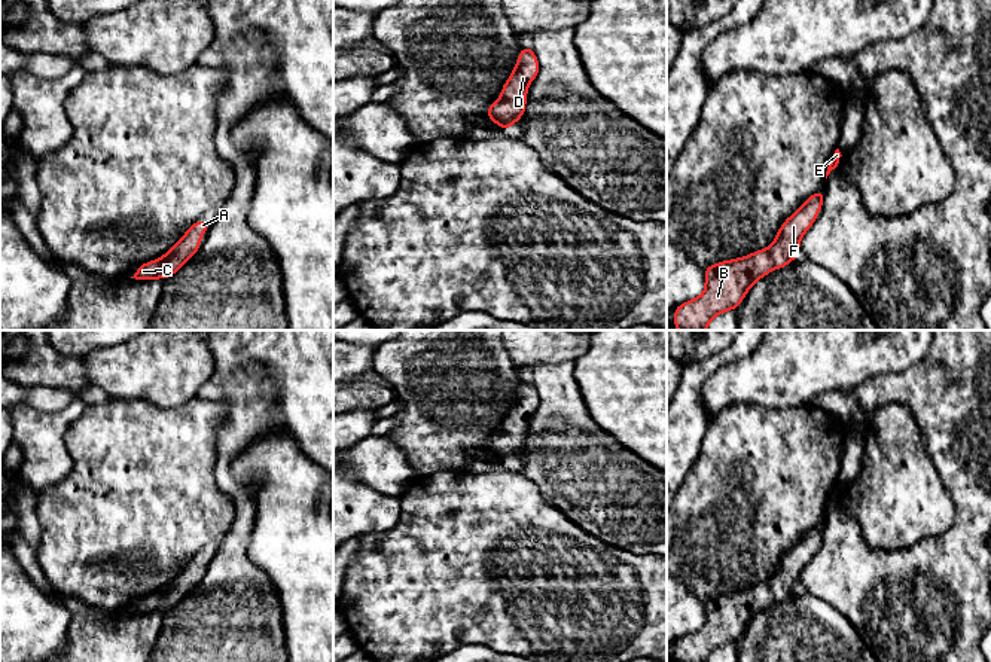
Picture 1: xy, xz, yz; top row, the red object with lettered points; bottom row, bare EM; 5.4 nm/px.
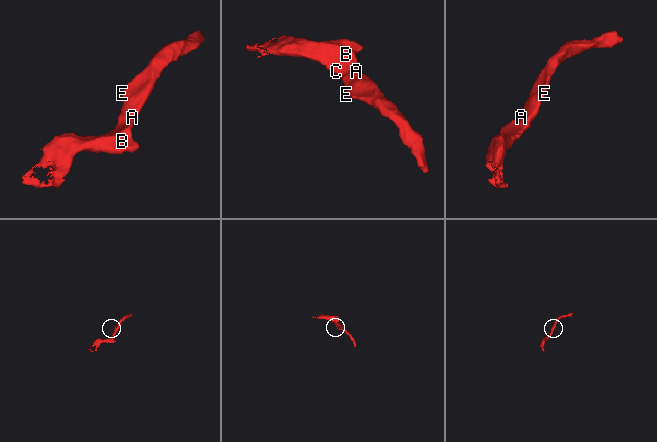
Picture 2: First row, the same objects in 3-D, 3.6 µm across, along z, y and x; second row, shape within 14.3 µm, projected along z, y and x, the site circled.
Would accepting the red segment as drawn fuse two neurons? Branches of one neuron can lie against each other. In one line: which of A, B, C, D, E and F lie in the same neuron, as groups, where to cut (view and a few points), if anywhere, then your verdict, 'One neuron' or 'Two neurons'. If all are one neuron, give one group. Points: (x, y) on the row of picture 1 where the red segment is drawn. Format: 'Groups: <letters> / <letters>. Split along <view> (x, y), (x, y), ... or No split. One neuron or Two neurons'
Groups: A B C D E F. No split. One neuron

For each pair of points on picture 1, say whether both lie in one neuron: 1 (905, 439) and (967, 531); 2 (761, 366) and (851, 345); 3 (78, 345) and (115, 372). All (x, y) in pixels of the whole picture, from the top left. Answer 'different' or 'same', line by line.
1: different
2: same
3: different

